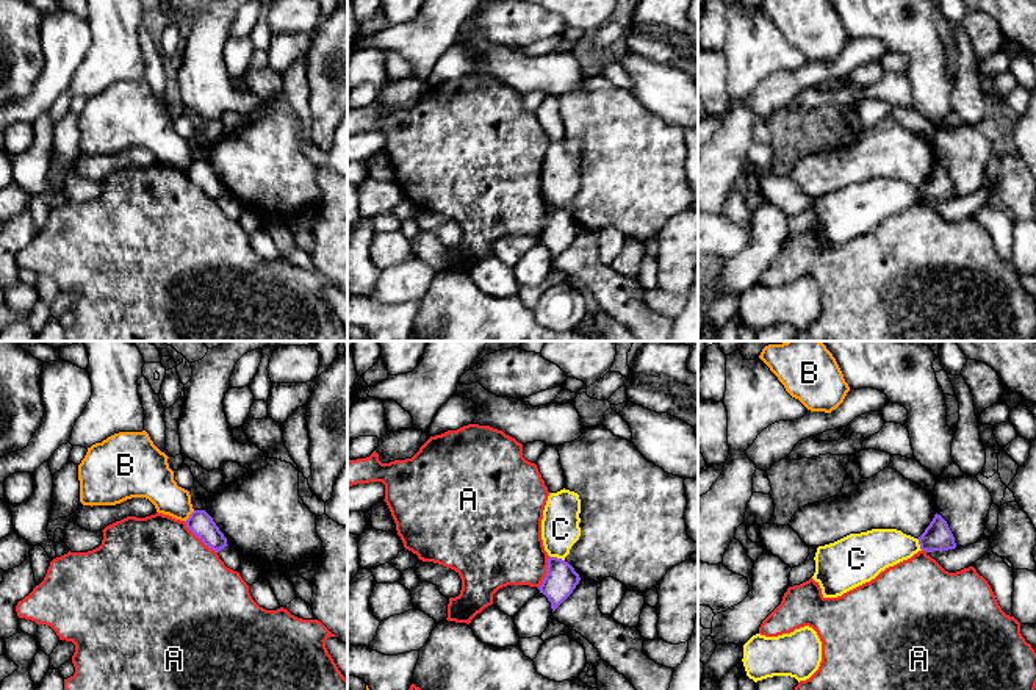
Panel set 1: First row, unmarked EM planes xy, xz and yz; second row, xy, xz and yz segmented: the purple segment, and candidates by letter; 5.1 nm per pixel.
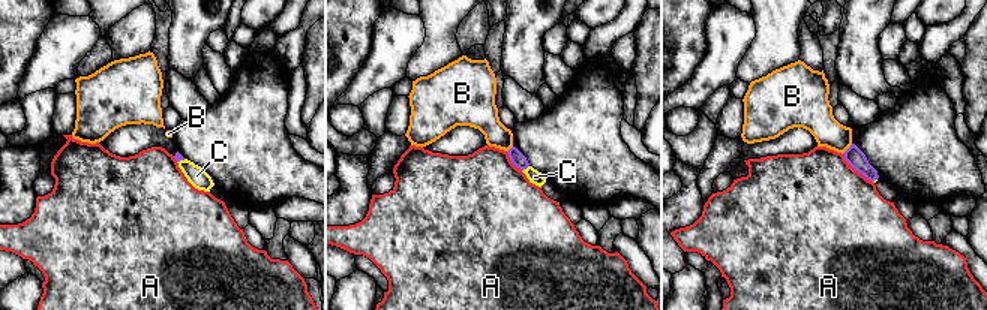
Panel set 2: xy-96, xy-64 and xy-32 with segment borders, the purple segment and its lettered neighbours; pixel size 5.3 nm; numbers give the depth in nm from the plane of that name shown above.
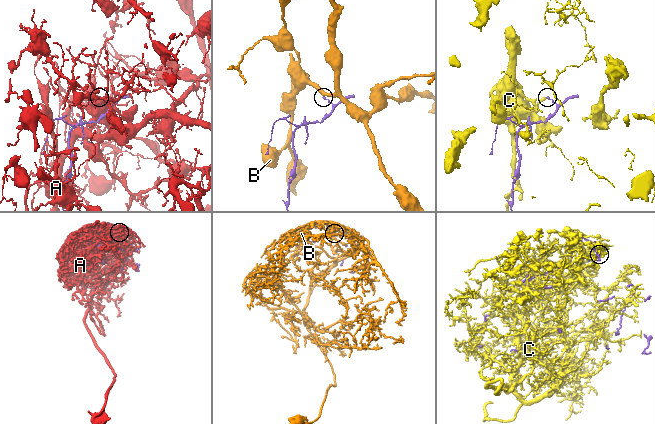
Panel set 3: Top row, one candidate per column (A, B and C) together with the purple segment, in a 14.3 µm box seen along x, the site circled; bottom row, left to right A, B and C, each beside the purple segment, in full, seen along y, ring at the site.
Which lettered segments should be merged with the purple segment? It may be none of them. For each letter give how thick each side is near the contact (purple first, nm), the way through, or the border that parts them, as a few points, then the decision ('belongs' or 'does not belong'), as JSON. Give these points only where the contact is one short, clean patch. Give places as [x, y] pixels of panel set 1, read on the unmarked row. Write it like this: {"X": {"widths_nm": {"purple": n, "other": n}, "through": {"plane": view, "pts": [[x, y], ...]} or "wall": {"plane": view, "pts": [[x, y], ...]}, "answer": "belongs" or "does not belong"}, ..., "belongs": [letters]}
{"A": {"widths_nm": {"purple": 120, "other": 480}, "answer": "does not belong"}, "B": {"widths_nm": {"purple": 120, "other": 190}, "wall": {"plane": "xy", "pts": [[194, 160], [185, 171]]}, "answer": "does not belong"}, "C": {"widths_nm": {"purple": 170, "other": 190}, "wall": {"plane": "xz", "pts": [[550, 205], [564, 210]]}, "answer": "does not belong"}, "belongs": []}

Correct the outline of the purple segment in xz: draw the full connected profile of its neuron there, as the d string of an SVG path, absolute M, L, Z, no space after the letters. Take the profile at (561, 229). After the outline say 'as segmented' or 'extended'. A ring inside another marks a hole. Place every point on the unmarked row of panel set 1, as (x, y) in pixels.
M549 207L546 225L538 239L548 247L554 261L573 243L579 230L579 224L568 211Z; as segmented

